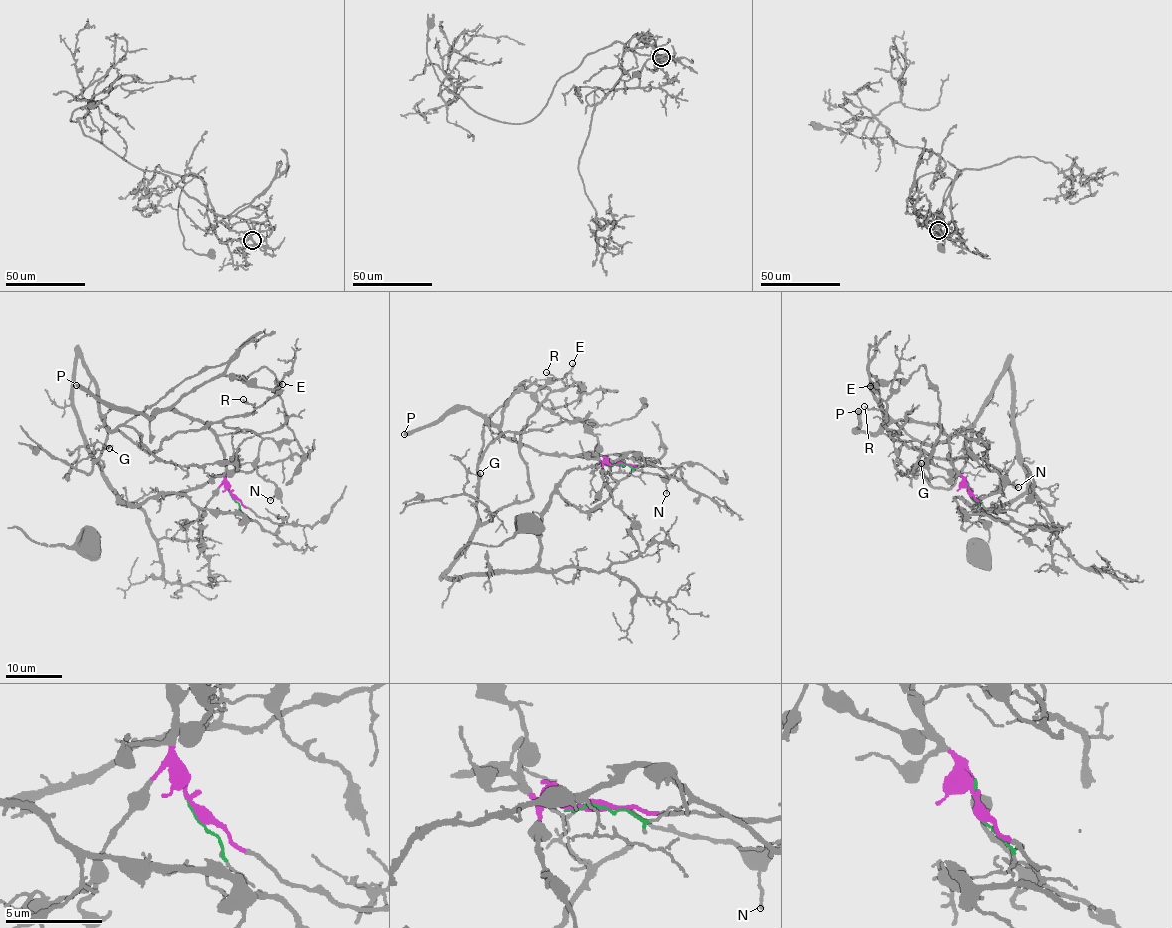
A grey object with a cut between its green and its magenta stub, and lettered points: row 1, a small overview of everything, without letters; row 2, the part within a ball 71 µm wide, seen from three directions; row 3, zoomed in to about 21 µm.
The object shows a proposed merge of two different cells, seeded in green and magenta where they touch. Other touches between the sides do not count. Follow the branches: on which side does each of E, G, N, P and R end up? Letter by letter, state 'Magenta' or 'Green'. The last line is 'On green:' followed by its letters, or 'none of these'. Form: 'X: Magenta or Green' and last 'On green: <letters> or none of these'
E: Magenta
G: Green
N: Magenta
P: Magenta
R: Green
On green: G, R

